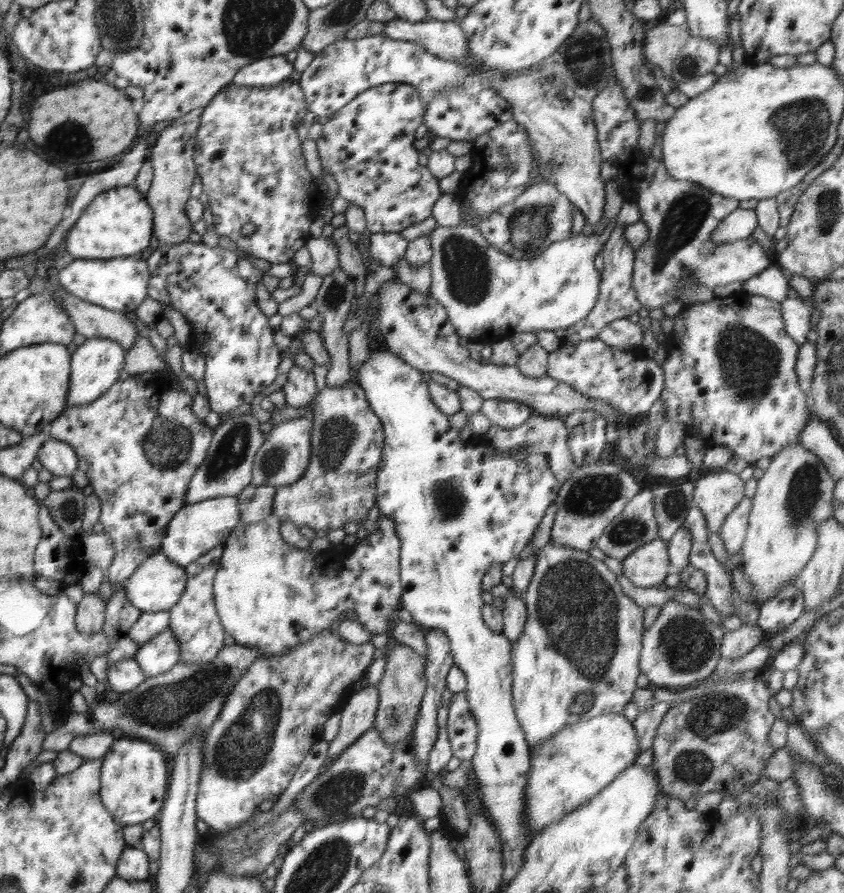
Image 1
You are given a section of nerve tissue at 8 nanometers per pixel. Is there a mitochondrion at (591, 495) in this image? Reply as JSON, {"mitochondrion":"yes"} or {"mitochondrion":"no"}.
{"mitochondrion":"yes"}

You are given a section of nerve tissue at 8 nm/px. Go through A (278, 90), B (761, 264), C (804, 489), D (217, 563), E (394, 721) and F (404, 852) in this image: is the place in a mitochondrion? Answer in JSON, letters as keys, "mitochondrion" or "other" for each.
{"A":"other","B":"other","C":"mitochondrion","D":"other","E":"mitochondrion","F":"other"}

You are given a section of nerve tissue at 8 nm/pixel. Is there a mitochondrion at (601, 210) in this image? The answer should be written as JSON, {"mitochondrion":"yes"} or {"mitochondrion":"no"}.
{"mitochondrion":"no"}

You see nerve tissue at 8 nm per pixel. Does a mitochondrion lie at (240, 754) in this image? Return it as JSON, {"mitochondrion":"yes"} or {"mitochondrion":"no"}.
{"mitochondrion":"yes"}

